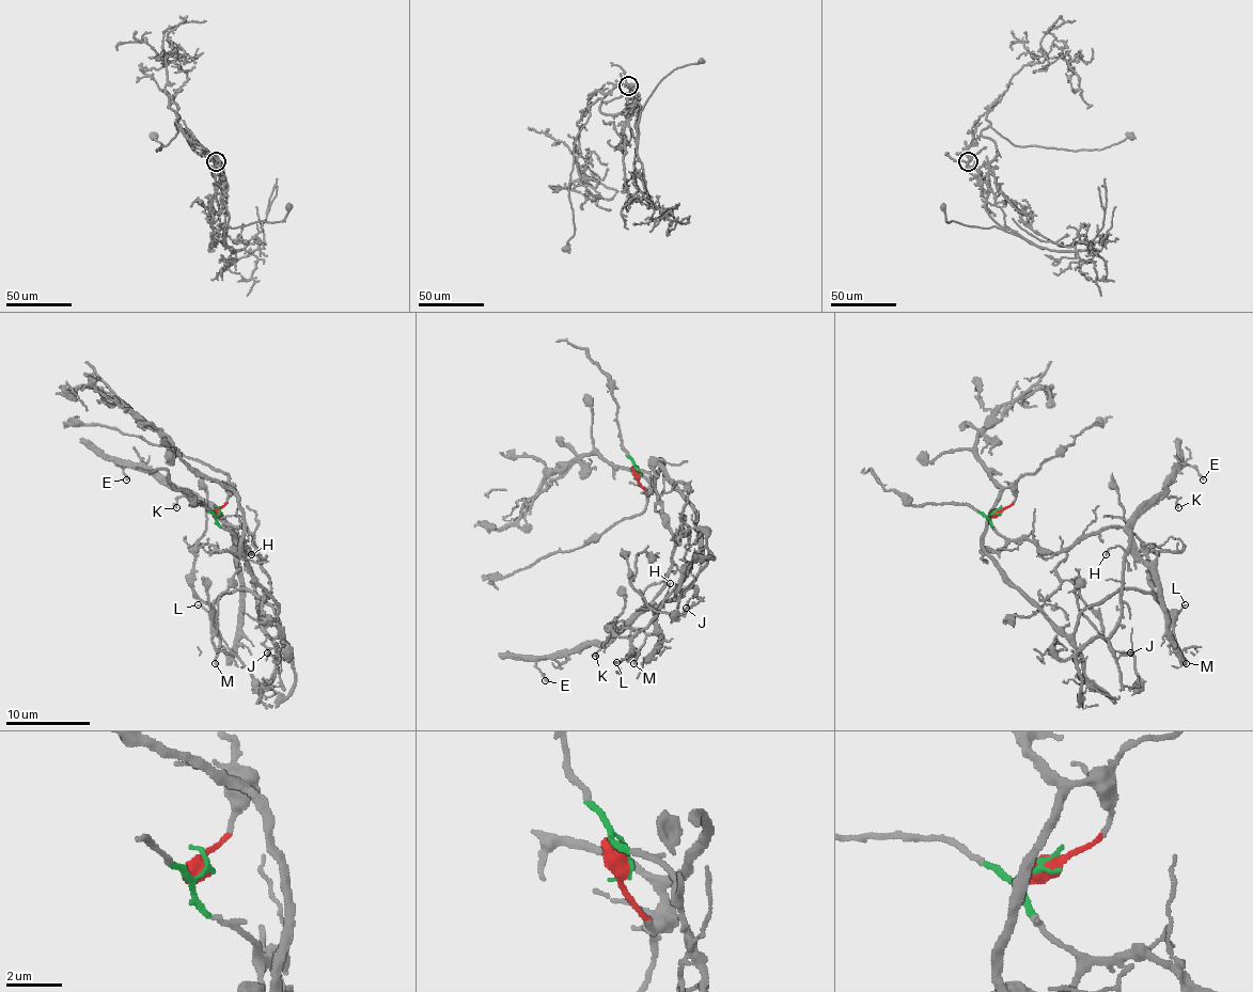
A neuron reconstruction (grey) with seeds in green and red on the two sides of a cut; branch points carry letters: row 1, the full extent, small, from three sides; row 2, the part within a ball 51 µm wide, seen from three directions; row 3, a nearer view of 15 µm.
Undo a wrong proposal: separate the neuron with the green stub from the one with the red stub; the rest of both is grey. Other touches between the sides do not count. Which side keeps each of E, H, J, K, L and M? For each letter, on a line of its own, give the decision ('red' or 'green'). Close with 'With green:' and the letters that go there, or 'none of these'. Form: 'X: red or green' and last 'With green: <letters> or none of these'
E: green
H: green
J: green
K: green
L: red
M: red
With green: E, H, J, K

